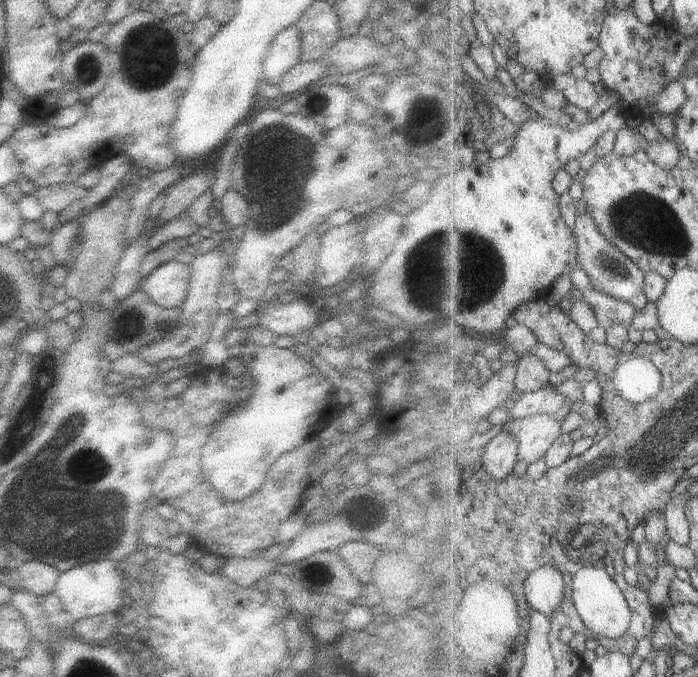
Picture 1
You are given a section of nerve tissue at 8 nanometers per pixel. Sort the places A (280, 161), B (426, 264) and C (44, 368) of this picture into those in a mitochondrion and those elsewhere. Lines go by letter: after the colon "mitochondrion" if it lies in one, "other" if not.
A: mitochondrion
B: mitochondrion
C: other

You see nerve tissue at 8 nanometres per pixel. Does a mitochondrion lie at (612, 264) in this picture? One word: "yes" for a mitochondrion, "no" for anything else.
yes

